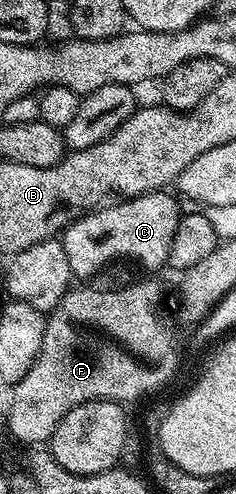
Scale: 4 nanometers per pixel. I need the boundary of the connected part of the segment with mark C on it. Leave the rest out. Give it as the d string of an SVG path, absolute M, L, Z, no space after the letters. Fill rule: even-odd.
M169 191L145 192L142 196L131 196L107 203L101 208L95 208L77 220L70 221L60 233L64 246L64 254L68 254L68 266L75 277L94 276L105 264L113 260L135 260L146 268L163 267L168 258L168 250L172 244L172 234L176 232L176 222L180 215L180 207L169 196Z

